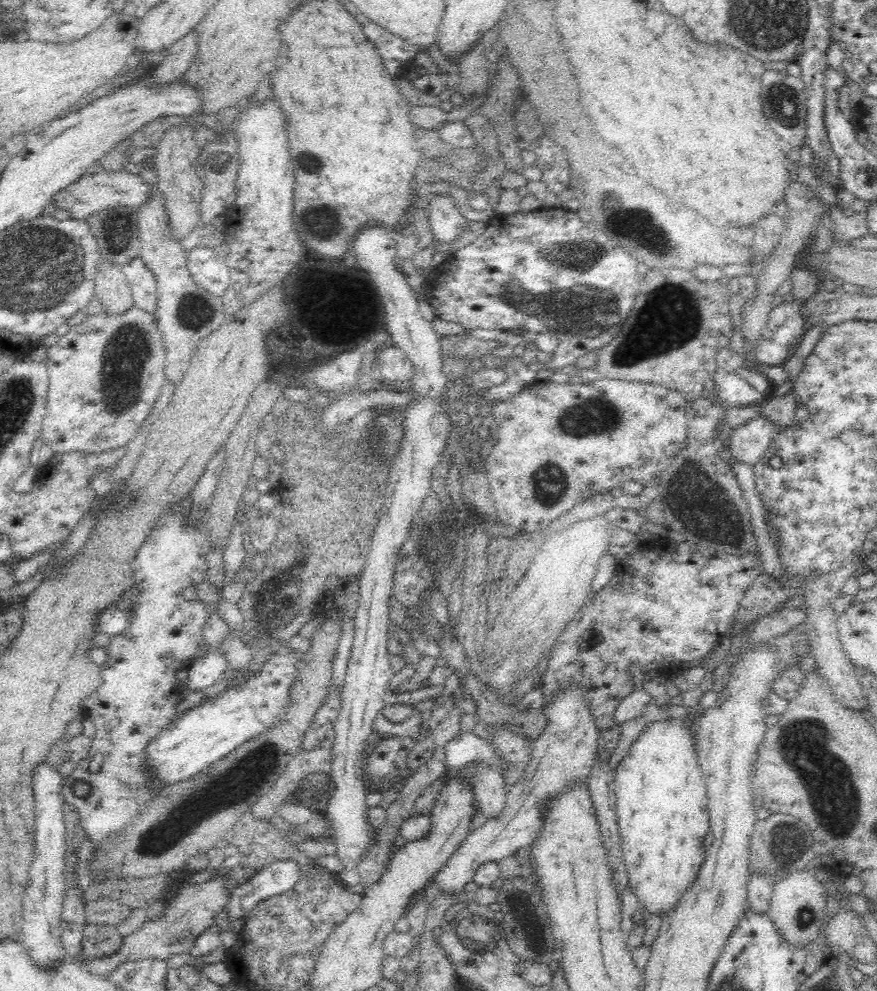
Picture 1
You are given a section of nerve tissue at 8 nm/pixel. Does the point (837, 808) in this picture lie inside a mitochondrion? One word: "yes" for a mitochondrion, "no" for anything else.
yes

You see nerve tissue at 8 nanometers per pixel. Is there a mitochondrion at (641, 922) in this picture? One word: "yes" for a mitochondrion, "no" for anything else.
no

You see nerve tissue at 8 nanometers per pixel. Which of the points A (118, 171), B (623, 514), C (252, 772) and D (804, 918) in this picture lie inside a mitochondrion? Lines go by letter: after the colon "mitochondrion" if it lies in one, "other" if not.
A: other
B: other
C: mitochondrion
D: mitochondrion

